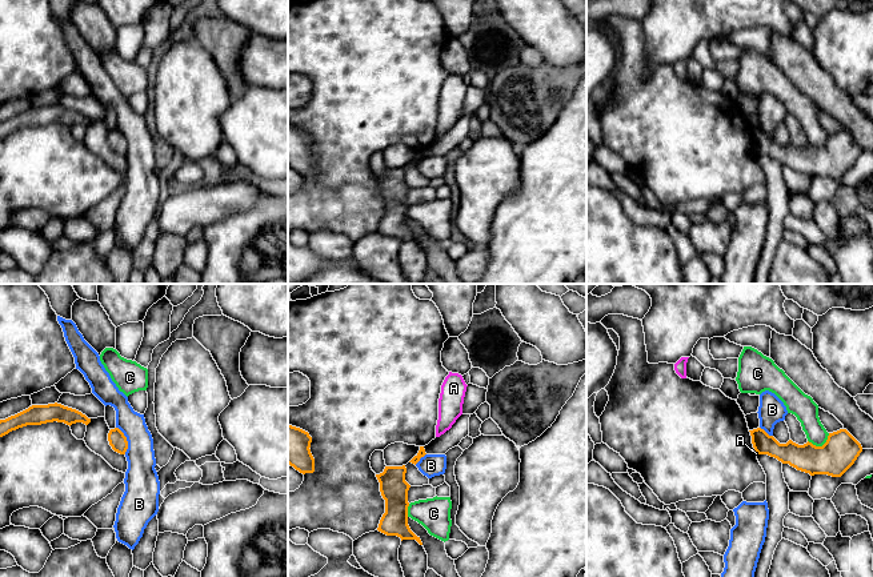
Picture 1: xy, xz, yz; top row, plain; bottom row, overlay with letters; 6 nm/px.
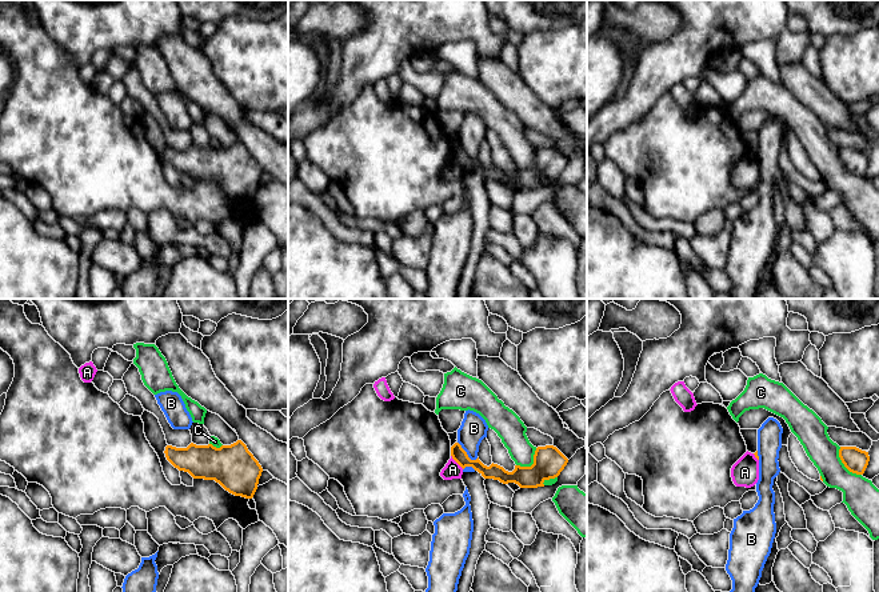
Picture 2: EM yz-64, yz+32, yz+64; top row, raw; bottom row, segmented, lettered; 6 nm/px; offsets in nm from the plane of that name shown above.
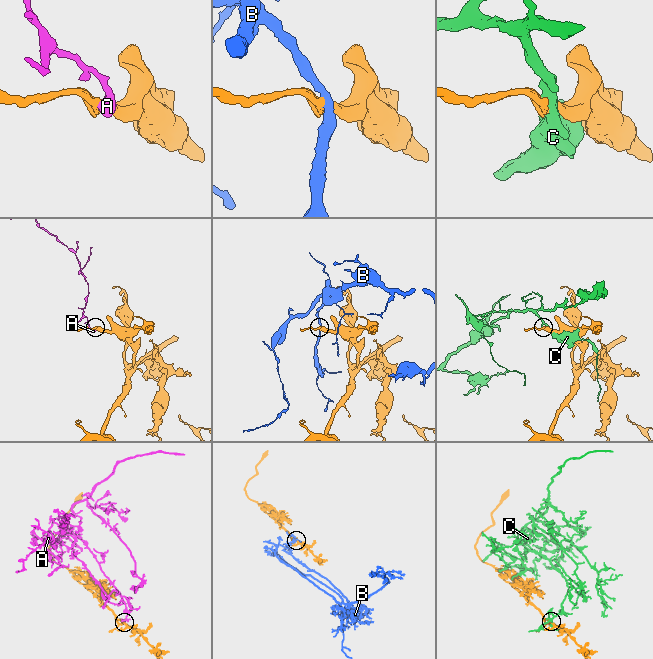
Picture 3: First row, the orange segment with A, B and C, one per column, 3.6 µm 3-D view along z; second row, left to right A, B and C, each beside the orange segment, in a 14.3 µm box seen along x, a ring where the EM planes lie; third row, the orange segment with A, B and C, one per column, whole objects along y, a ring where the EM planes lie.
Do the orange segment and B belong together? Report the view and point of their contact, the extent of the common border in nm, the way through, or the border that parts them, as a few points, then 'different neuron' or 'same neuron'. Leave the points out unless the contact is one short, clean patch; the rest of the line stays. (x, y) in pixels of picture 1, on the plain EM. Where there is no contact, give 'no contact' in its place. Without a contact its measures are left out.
xy (125, 141) | 180 nm | along xy (116, 128), (125, 139), (125, 155) | different neuron

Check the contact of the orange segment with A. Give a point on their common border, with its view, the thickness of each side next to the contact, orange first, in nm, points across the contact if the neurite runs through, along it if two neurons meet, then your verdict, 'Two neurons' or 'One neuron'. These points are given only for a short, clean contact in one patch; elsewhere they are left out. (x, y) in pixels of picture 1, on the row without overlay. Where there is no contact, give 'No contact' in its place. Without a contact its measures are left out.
Touches orange at yz (757, 153). Thickness 140 nm (orange) against 20 nm. Boundary: yz (756, 152), (759, 155). Two neurons

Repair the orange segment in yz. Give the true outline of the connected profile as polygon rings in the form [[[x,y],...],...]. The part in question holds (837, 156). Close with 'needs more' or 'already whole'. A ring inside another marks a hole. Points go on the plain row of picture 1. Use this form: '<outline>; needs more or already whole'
[[[761,129],[749,133],[753,149],[758,156],[774,159],[810,177],[841,179],[862,153],[861,145],[846,131],[829,135],[822,148],[816,148],[809,143],[798,147],[792,141],[780,145]]]; already whole

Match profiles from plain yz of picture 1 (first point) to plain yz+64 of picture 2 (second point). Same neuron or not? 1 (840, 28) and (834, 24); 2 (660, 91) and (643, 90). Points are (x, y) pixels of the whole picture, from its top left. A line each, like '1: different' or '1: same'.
1: different
2: different

